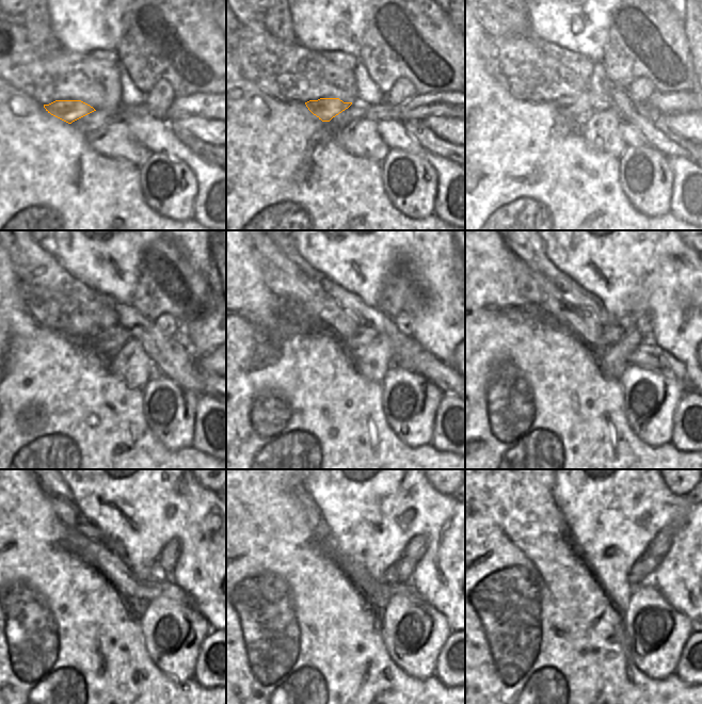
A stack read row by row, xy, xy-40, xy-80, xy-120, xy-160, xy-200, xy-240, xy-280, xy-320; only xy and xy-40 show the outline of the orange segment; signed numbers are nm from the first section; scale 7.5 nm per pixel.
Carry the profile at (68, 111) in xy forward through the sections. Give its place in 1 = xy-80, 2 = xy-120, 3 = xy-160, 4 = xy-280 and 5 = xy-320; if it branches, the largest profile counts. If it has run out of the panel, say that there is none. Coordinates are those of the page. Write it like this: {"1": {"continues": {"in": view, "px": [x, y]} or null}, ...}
{"1": {"continues": {"in": "xy-80", "px": [585, 101]}}, "2": {"continues": {"in": "xy-120", "px": [108, 341]}}, "3": {"continues": {"in": "xy-160", "px": [362, 336]}}, "4": {"continues": {"in": "xy-280", "px": [391, 577]}}, "5": {"continues": {"in": "xy-320", "px": [637, 575]}}}

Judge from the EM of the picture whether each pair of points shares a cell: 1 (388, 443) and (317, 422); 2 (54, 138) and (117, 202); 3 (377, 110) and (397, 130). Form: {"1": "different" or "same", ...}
{"1": "same", "2": "same", "3": "different"}

